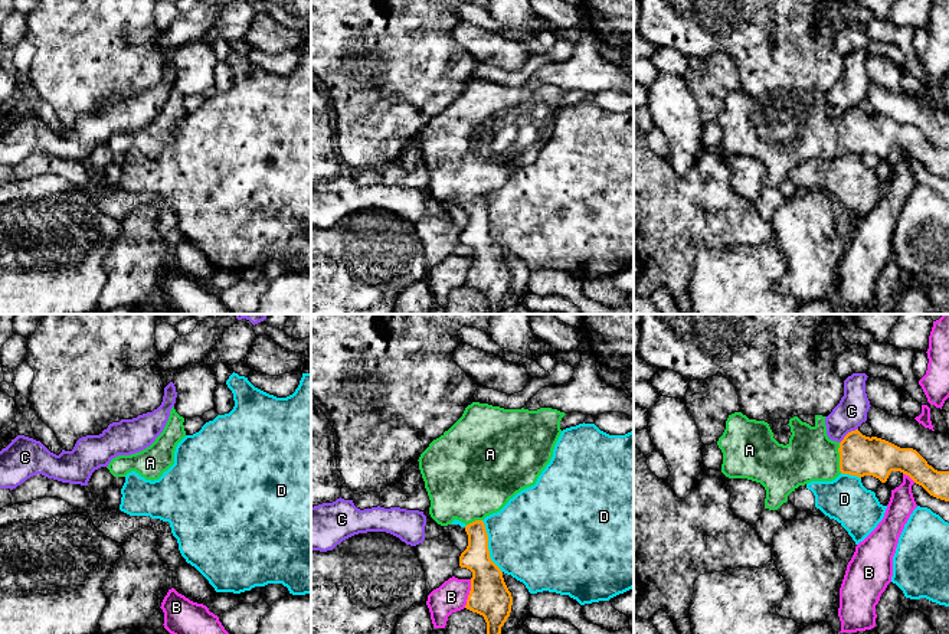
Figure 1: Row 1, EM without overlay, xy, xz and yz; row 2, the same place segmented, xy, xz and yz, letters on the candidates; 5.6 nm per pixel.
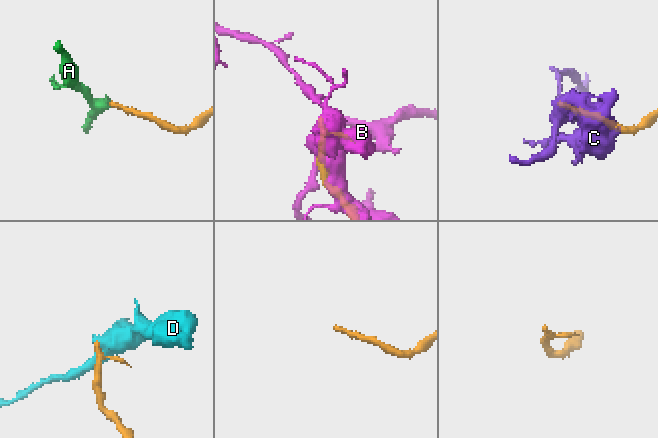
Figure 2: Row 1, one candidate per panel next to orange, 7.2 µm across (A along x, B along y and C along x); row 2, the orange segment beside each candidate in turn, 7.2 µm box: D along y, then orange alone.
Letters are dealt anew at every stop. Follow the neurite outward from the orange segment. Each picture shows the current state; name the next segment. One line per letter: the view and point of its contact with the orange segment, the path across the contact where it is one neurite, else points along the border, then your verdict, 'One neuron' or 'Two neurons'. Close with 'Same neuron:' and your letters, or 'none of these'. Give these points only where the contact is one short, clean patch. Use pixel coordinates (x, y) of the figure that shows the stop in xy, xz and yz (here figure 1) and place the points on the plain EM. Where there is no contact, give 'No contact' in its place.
A: Touches orange at yz (840, 134). Path across: yz (860, 133), (840, 134), (811, 133). One neuron
B: Touches orange at xz (470, 271). Two neurons
C: Touches orange at yz (847, 111). Boundary: yz (857, 105), (851, 107), (840, 120). Two neurons
D: Touches orange at xz (487, 224). Two neurons
Same neuron: A

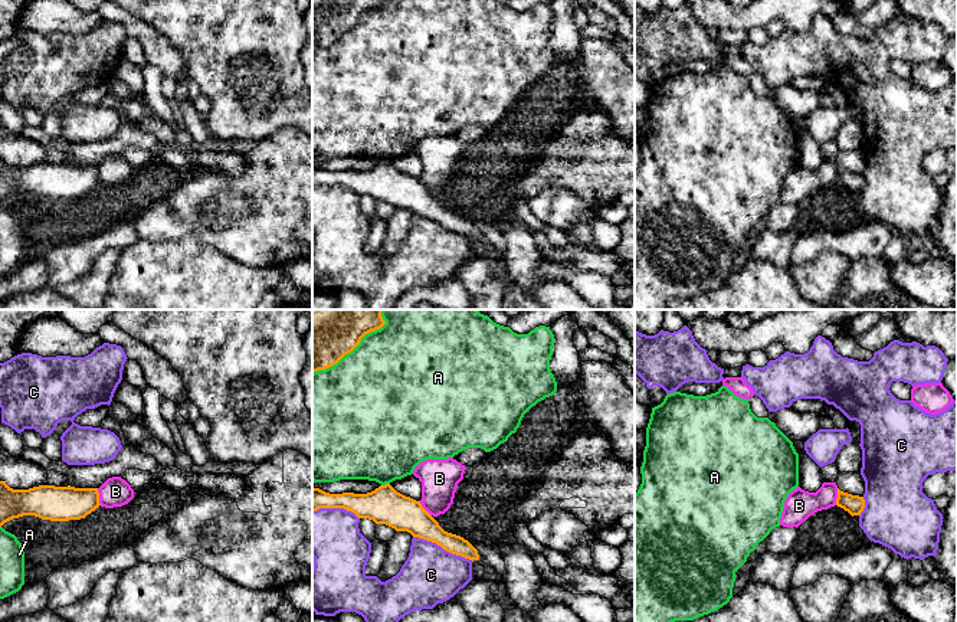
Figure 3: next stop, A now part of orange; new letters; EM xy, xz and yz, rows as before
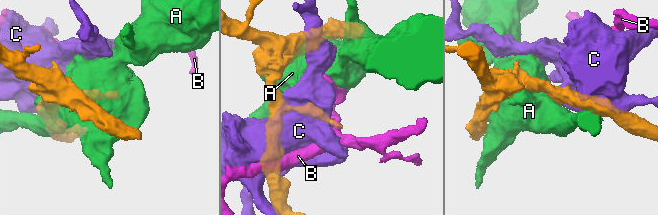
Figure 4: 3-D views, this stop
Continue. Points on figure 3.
A: Touches orange at xz (350, 29). Two neurons
B: Touches orange at xy (98, 174). Boundary: xy (97, 166), (101, 182). Two neurons
C: Touches orange at xz (443, 226). Two neurons
Same neuron: none of these

